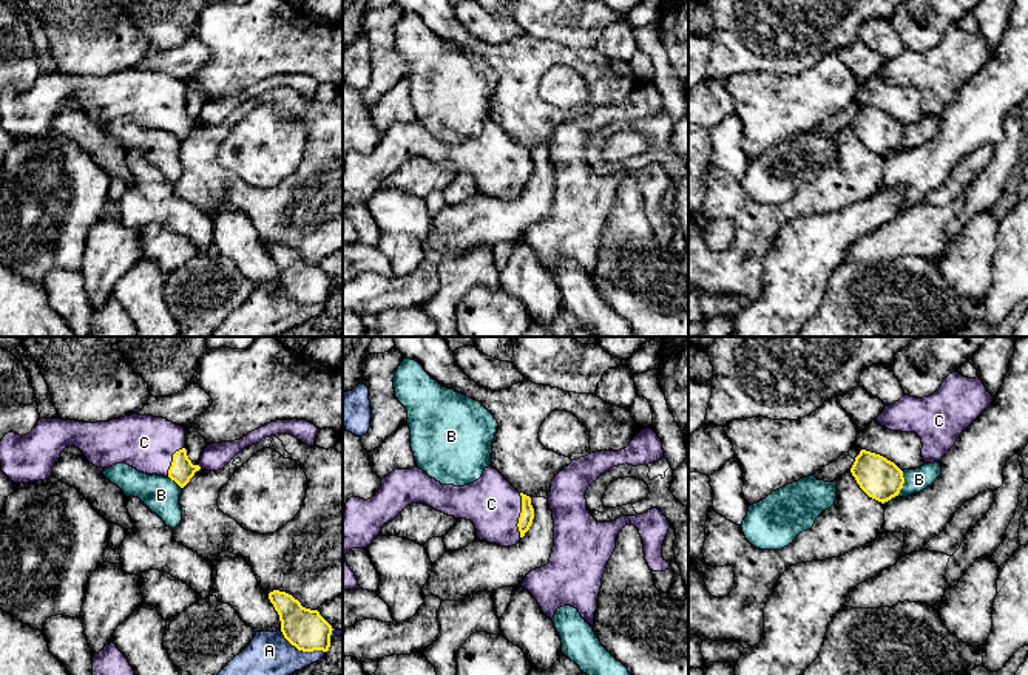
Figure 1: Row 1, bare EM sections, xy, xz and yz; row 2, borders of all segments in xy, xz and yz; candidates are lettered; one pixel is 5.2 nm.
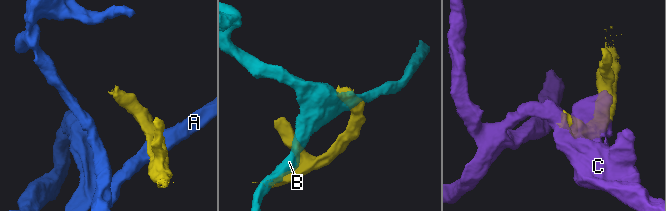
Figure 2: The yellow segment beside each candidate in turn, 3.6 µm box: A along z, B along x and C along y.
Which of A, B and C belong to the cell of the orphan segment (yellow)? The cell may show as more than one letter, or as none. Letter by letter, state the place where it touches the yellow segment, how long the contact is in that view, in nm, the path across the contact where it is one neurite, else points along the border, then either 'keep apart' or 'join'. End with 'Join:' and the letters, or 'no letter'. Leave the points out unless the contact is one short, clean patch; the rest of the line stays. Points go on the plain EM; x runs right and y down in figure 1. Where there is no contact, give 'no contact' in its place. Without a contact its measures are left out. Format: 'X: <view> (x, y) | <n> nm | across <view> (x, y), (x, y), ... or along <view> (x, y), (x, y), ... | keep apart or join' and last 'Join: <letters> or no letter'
A: xy (301, 303) | 260 nm | keep apart
B: yz (900, 142) | 200 nm | keep apart
C: xz (520, 170) | 240 nm | join
Join: C

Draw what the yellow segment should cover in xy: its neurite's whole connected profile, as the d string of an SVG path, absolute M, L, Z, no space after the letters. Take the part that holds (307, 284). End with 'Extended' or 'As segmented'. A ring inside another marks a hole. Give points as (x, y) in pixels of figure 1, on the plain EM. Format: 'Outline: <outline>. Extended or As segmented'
Outline: M279 244L270 246L269 253L279 269L281 286L292 300L303 306L329 304L333 283L318 264L303 261L292 249Z. As segmented

